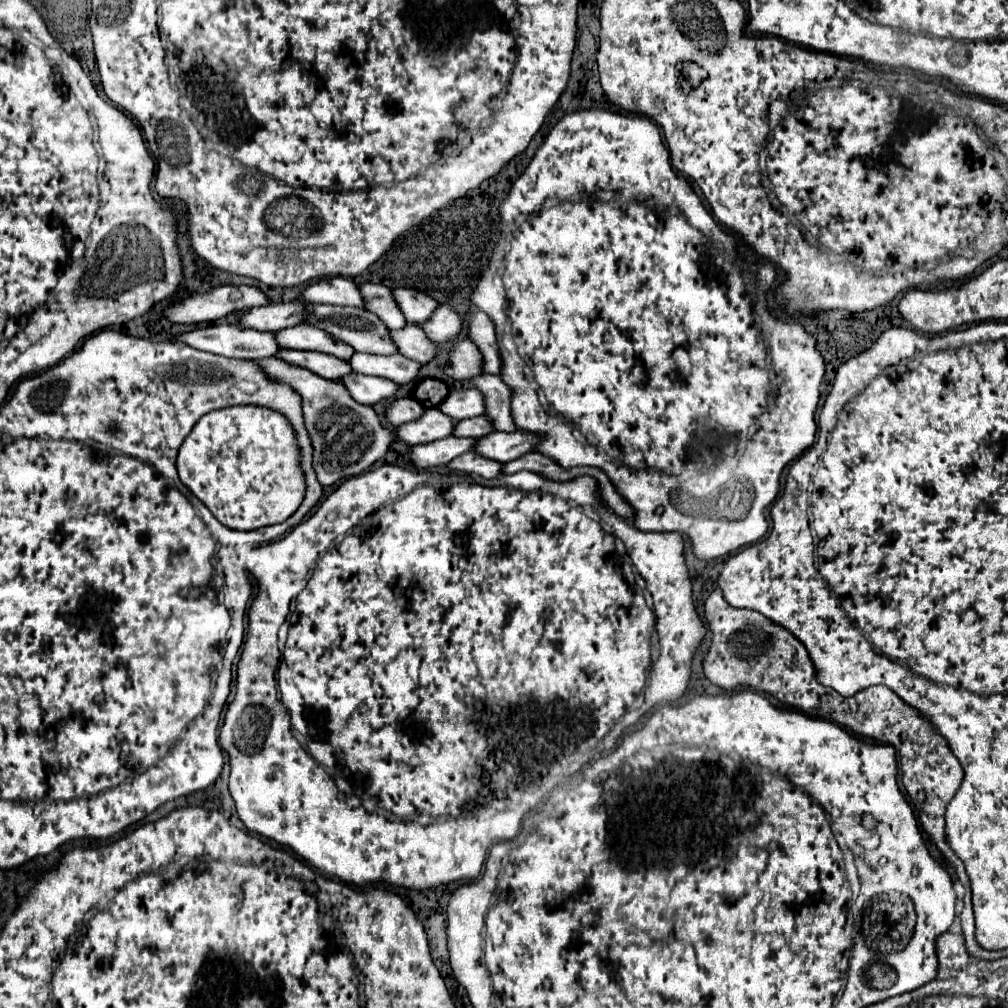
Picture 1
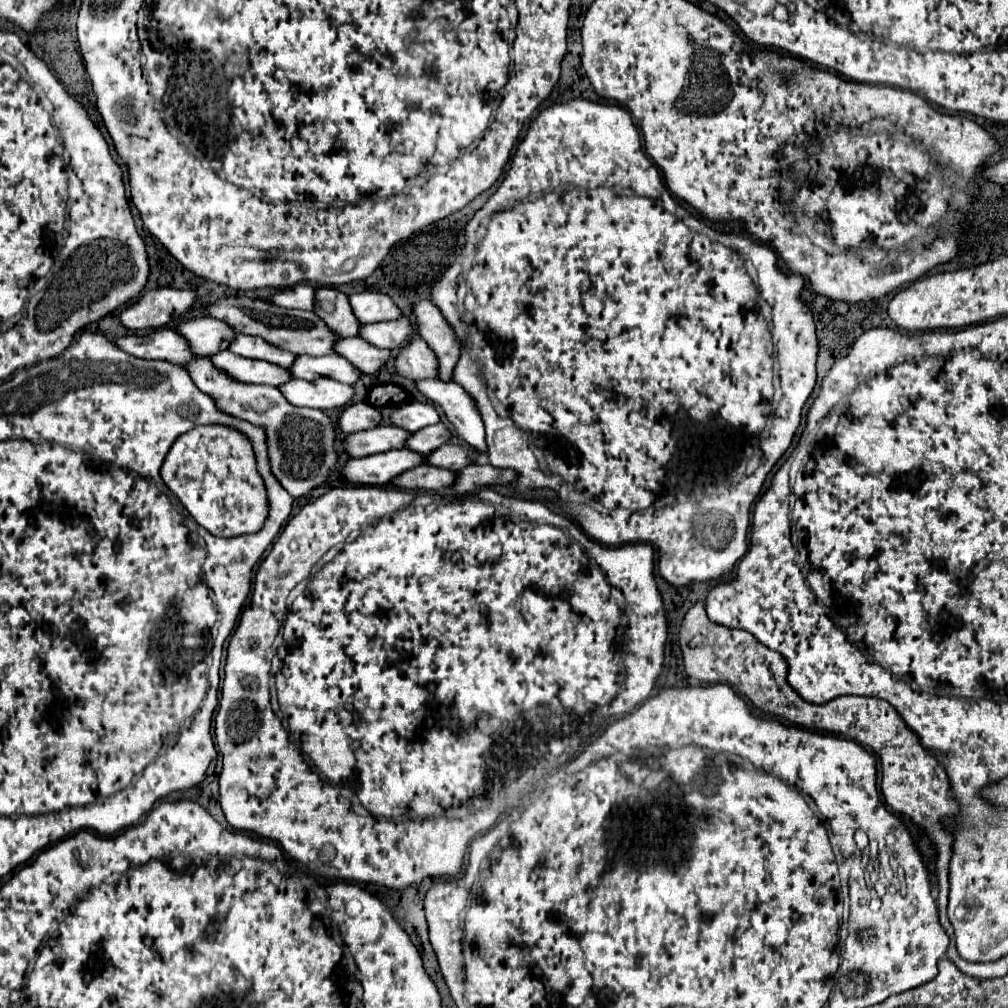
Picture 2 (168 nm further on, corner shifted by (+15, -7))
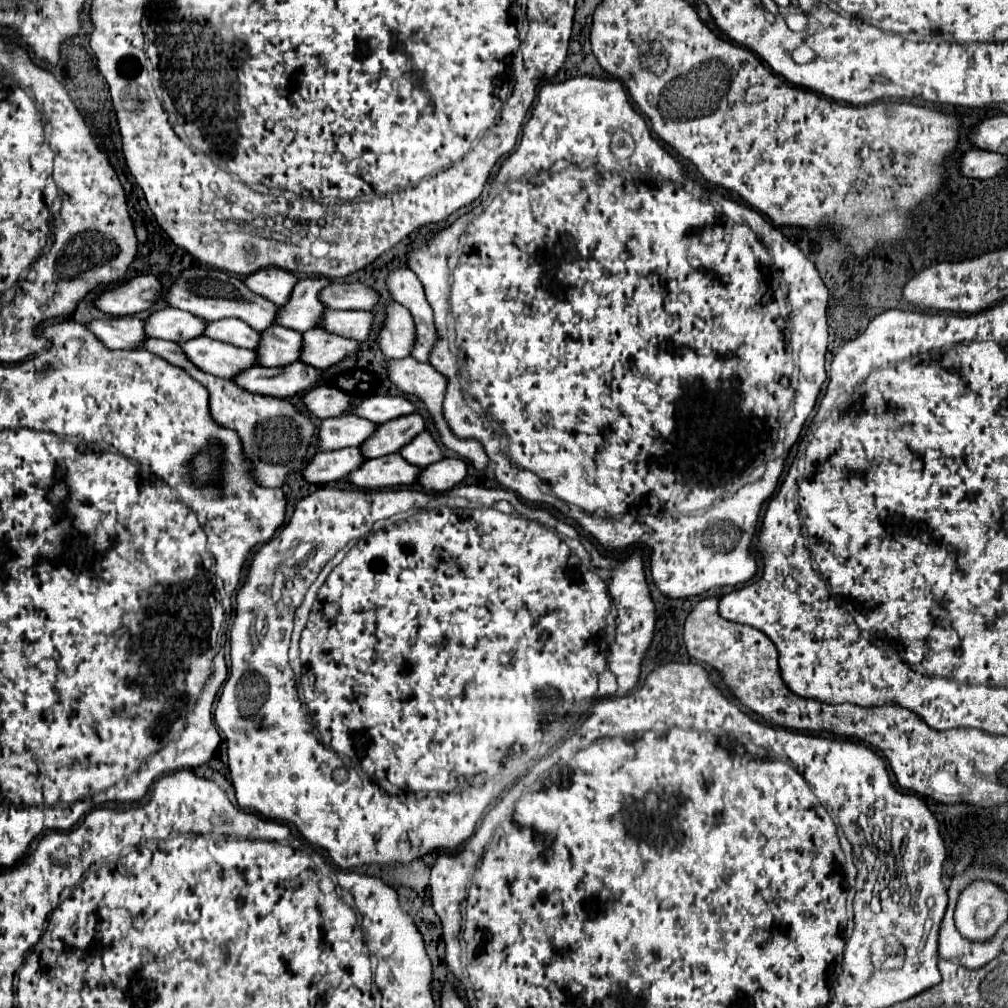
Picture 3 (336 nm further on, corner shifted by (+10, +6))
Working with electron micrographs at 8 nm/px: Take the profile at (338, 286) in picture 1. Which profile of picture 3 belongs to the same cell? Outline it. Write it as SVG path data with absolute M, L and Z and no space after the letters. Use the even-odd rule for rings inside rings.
M260 270L244 276L242 282L246 284L246 288L254 290L254 294L262 294L262 298L268 298L276 306L284 306L290 298L290 290L298 280L286 270Z

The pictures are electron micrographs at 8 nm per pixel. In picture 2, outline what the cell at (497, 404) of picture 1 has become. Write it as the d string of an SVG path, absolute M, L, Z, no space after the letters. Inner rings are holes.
M425 379L417 381L417 387L425 397L429 397L441 407L445 417L453 423L453 429L459 435L459 439L473 445L479 453L487 451L481 413L477 411L475 399L459 383Z

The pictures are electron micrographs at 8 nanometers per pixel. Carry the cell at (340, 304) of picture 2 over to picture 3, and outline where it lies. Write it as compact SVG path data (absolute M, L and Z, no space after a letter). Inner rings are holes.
M300 280L292 294L290 300L278 308L278 326L292 328L298 332L306 332L316 326L318 318L324 312L324 306L318 300L318 292L328 286L328 280Z

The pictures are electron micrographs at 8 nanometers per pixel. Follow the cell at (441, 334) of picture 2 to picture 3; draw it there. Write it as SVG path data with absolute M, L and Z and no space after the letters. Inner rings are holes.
M394 268L388 278L386 286L390 296L406 306L414 318L414 328L416 328L416 342L414 350L410 352L412 358L418 362L428 362L430 350L436 342L436 328L434 328L434 318L432 318L432 308L426 302L424 288L418 282L416 274L406 270L406 268Z

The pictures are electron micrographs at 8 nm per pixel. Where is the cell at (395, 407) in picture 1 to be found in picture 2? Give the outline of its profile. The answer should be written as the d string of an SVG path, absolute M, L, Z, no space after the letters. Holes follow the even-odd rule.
M353 403L343 409L339 415L339 431L343 433L357 433L365 429L373 429L383 421L379 409L373 409L369 403Z

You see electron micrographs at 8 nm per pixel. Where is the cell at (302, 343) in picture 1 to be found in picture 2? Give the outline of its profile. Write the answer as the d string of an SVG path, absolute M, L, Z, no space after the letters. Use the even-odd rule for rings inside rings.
M237 335L229 351L249 359L263 359L281 367L289 367L289 363L297 359L297 355L289 355L289 351L277 351L277 347L269 347L269 343L261 343L261 339L257 339L255 335Z

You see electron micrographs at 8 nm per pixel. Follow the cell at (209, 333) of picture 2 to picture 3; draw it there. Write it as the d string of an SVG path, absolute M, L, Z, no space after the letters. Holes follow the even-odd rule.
M162 308L162 310L154 310L144 320L144 326L146 326L146 332L150 334L150 338L184 342L184 340L202 336L206 322L202 318L196 318L194 314L188 314L178 308Z

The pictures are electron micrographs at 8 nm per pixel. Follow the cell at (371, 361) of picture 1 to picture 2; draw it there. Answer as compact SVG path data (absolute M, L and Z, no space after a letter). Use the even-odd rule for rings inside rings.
M299 355L289 369L293 377L307 379L307 381L313 381L317 377L331 377L341 383L355 385L363 377L363 373L357 371L357 367L353 367L353 363L341 359L339 355L323 355L323 357Z

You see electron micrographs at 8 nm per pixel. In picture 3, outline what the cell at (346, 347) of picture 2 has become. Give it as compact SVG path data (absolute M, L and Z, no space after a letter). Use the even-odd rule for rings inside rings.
M308 330L302 334L302 362L326 370L332 364L340 362L348 354L356 354L360 342L348 340L336 334L326 334L324 330Z

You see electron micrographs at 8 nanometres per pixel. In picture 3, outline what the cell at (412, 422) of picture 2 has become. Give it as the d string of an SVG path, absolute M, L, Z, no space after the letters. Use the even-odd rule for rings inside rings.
M370 396L360 404L352 406L352 414L358 418L366 418L374 424L388 422L398 416L406 416L416 412L414 404L404 396Z

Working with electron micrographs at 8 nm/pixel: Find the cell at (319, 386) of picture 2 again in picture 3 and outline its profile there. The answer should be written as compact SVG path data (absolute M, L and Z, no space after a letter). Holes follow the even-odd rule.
M290 362L290 366L250 366L250 370L242 370L232 378L238 386L248 392L262 394L262 396L296 396L312 386L316 386L322 376L320 370L306 366L302 362Z

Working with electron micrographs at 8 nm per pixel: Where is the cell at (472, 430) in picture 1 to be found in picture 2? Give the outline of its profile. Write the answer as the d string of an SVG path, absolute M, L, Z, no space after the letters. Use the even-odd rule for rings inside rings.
M437 423L437 425L425 427L425 429L417 431L417 433L413 433L413 435L407 439L407 447L409 447L411 451L429 455L429 451L435 451L435 447L441 447L441 445L449 443L451 437L453 437L453 433L451 433L443 423Z

